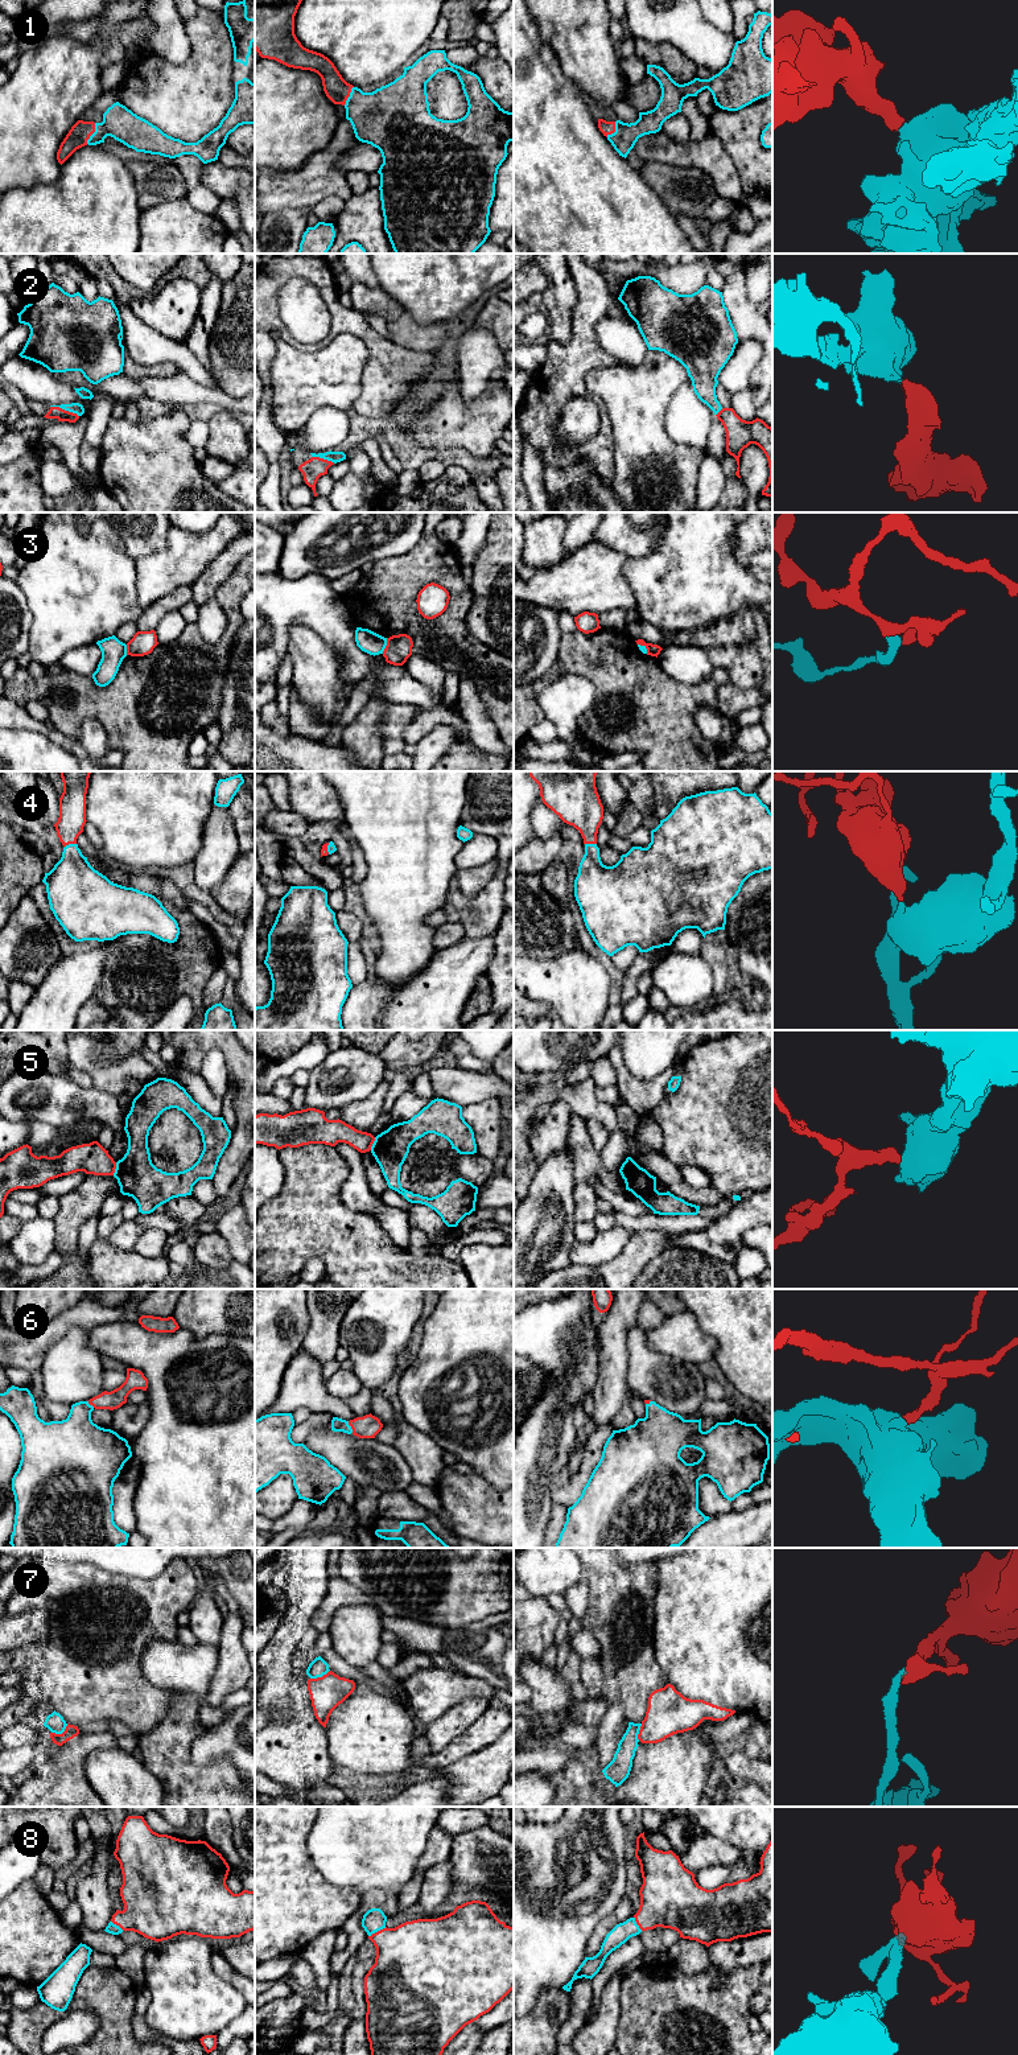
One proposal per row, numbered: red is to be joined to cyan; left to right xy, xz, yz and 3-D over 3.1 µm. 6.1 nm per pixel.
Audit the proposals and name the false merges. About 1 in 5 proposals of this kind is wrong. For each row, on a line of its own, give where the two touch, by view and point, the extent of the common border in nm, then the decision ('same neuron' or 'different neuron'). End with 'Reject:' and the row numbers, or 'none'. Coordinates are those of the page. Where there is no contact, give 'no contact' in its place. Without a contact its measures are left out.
1: meets cyan in xy at (93, 134); contact 140 nm long; same neuron
2: meets cyan in xy at (65, 410); contact 190 nm long; same neuron
3: meets cyan in xz at (386, 645); contact 100 nm long; different neuron
4: meets cyan in xy at (70, 844); contact 80 nm long; same neuron
5: meets cyan in xy at (115, 1169); contact 80 nm long; different neuron
6: meets cyan in xz at (350, 1427); contact 80 nm long; same neuron
7: meets cyan in xy at (61, 1733); contact 120 nm long; different neuron
8: meets cyan in xz at (376, 1931); contact 130 nm long; same neuron
Reject: 3, 5, 7

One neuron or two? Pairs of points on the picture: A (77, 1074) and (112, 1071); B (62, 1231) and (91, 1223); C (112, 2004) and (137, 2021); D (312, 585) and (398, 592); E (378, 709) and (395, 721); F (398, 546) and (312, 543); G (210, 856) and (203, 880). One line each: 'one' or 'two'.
A: two
B: two
C: two
D: two
E: two
F: one
G: one

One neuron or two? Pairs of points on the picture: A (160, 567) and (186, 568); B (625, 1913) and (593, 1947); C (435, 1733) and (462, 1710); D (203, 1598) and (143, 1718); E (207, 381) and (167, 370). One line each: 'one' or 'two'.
A: one
B: one
C: one
D: two
E: two

